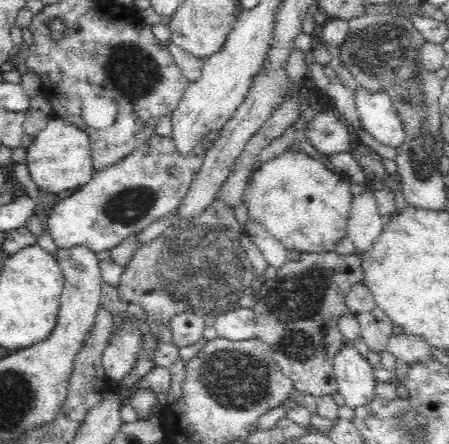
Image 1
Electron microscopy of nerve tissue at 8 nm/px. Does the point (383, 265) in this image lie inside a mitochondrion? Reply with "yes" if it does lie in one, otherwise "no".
no

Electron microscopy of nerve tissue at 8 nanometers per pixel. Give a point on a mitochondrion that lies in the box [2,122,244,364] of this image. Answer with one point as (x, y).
(127, 206)

